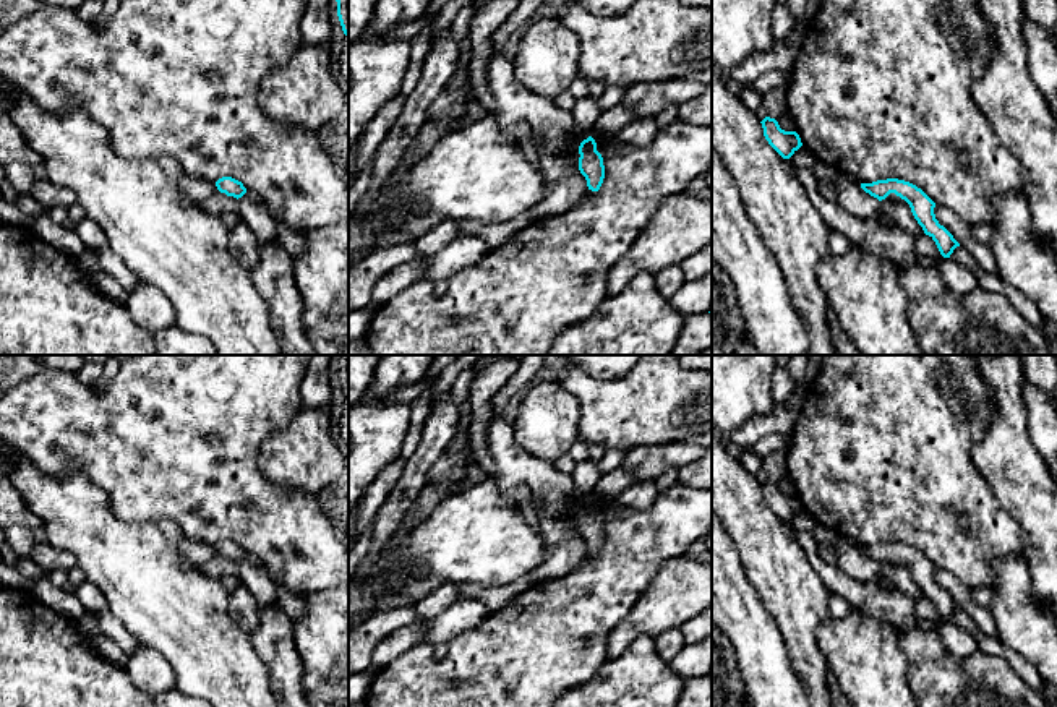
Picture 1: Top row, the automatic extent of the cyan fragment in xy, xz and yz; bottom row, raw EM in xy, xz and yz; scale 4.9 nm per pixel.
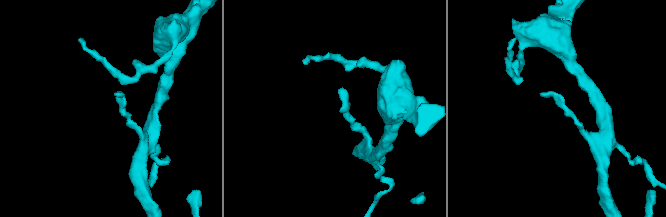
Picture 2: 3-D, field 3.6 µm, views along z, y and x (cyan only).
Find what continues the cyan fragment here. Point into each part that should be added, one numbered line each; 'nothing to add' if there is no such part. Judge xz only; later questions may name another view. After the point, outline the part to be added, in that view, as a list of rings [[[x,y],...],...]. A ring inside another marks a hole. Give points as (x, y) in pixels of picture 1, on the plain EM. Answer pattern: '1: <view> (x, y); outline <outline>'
nothing to add

